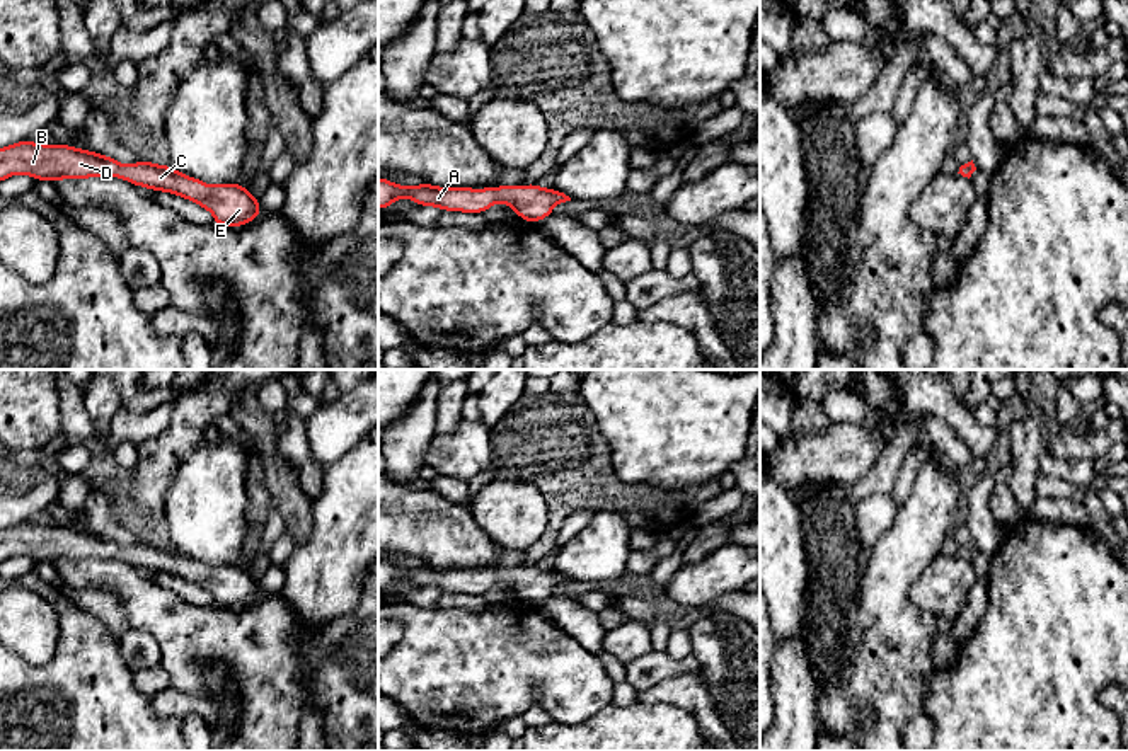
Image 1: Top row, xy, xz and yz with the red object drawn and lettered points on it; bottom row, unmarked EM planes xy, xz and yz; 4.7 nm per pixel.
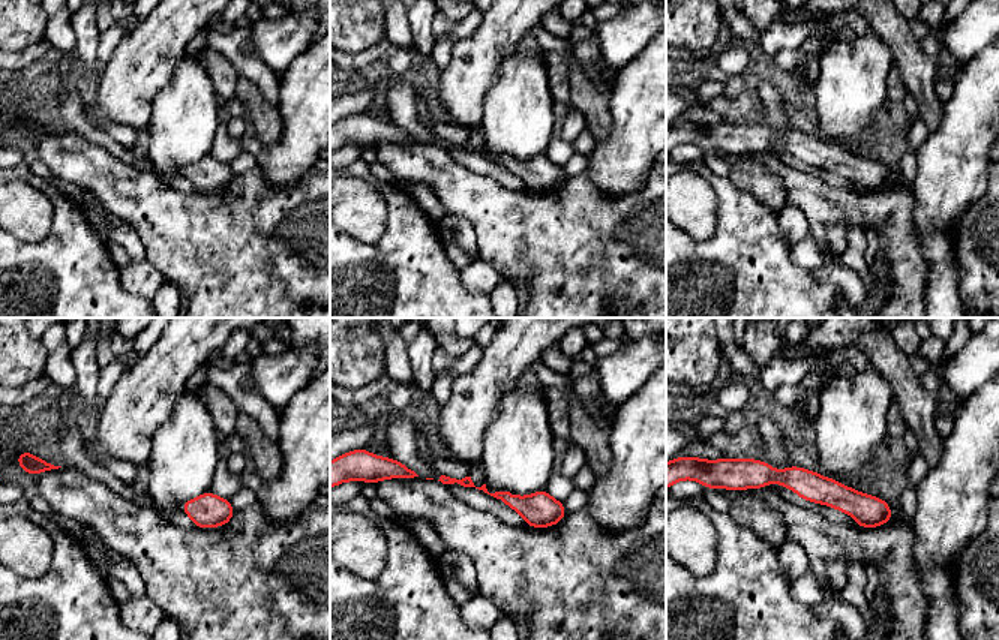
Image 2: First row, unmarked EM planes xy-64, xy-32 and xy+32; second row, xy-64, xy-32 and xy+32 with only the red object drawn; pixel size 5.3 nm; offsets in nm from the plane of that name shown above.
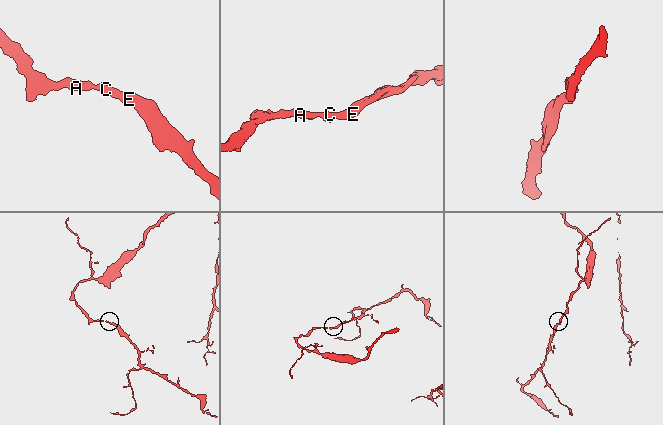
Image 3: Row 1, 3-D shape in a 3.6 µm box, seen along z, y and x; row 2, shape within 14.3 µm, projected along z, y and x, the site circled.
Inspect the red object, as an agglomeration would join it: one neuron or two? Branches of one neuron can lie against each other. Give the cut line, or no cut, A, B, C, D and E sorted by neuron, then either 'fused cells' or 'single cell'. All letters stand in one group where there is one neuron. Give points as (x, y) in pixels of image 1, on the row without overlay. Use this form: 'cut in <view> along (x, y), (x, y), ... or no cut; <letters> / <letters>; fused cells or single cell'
no cut; A B C D E; single cell

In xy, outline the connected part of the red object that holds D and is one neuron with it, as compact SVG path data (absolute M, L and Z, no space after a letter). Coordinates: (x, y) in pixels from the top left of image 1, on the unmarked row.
M27 521L0 531L0 564L14 555L36 562L116 559L153 572L179 576L215 598L218 608L242 608L262 596L259 581L240 565L208 567L176 552L141 542L121 547L118 542L66 526L39 526Z

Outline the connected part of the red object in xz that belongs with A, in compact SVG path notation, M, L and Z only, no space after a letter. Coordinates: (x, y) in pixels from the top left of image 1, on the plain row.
M378 559L378 589L385 593L397 579L409 579L419 588L440 588L443 593L465 594L484 594L501 581L518 594L518 599L530 605L552 596L555 586L571 582L564 574L542 570L538 565L469 570L435 569L424 564L409 569Z

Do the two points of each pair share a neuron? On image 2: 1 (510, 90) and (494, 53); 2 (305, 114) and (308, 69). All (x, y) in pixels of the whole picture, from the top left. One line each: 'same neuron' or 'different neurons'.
1: different neurons
2: same neuron

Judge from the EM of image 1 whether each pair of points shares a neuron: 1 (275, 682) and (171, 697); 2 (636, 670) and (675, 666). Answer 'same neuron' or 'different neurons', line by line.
1: different neurons
2: same neuron

